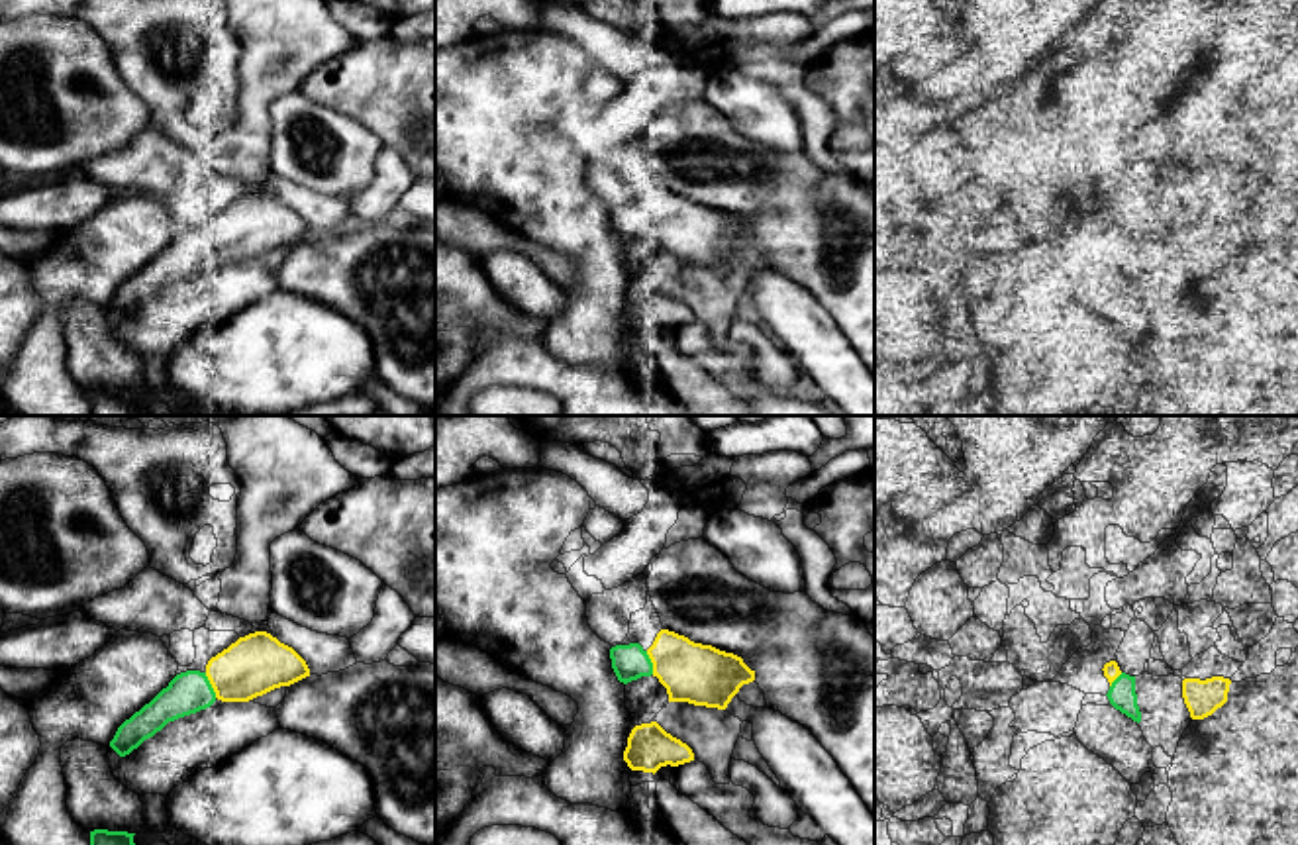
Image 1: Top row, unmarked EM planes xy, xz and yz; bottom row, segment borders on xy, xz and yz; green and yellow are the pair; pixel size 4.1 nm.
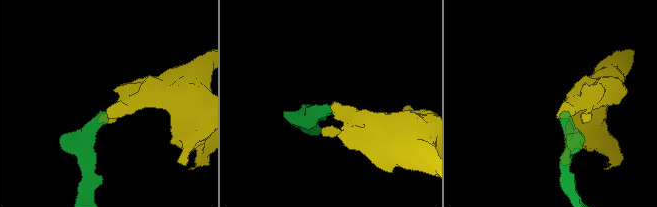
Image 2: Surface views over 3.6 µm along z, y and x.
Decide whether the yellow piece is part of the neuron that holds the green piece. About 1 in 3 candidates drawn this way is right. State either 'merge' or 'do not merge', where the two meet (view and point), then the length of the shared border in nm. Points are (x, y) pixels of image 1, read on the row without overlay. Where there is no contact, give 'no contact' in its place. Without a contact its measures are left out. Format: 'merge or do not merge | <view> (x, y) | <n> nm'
merge | xy (210, 246) | 120 nm

